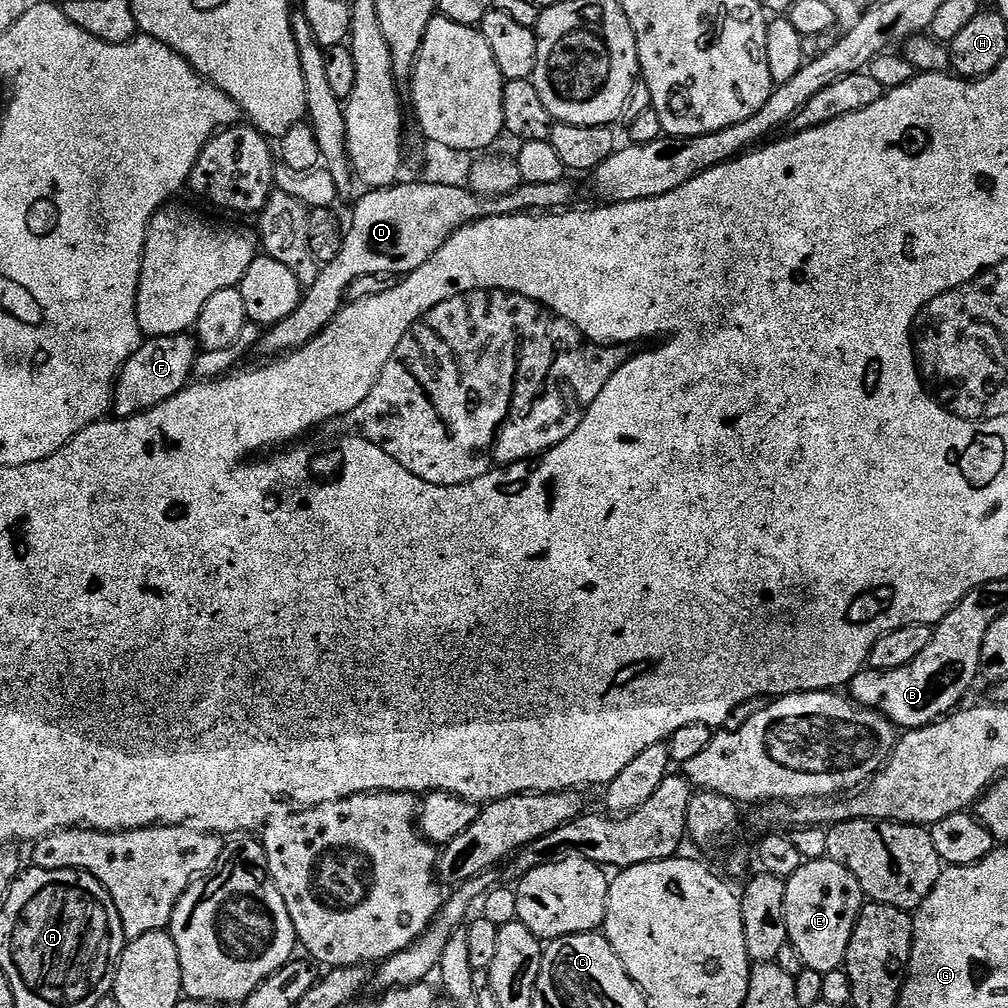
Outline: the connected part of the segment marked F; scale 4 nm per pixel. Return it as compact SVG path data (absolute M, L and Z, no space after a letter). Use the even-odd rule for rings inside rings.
M188 334L145 339L138 351L124 363L114 381L115 415L120 418L136 416L177 396L193 375L197 353L197 341Z

